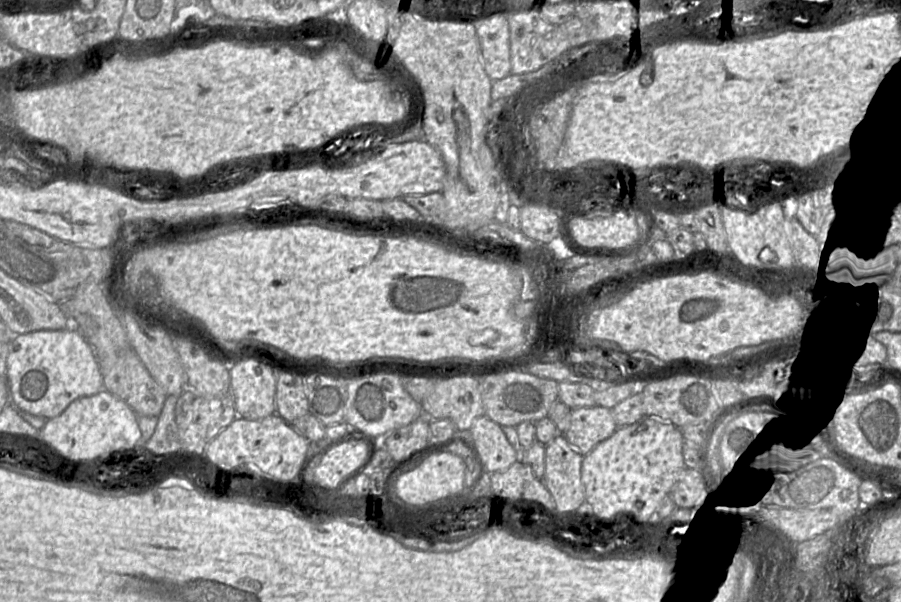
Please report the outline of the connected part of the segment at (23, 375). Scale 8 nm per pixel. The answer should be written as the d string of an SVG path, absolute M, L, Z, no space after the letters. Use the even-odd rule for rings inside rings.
M73 327L11 336L7 377L10 403L18 410L46 419L60 415L75 399L103 390L103 377L94 350Z

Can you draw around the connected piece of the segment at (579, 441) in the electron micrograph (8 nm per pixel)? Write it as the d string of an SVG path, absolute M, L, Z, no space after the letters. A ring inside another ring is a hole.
M594 405L571 410L570 425L564 437L574 451L584 456L616 429L611 409Z

